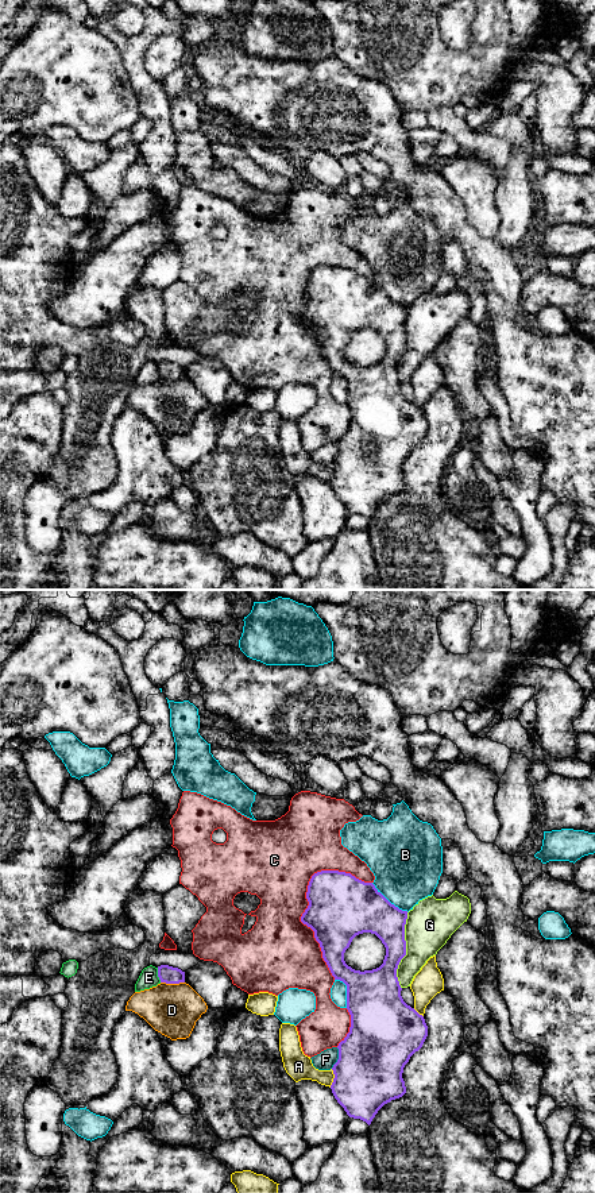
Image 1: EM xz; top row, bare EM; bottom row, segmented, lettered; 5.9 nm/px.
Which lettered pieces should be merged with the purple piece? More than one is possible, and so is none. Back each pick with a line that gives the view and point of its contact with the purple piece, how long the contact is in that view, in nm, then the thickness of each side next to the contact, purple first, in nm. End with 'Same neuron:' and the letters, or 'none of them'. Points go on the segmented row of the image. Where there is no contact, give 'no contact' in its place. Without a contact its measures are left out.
Same neuron: none of them

